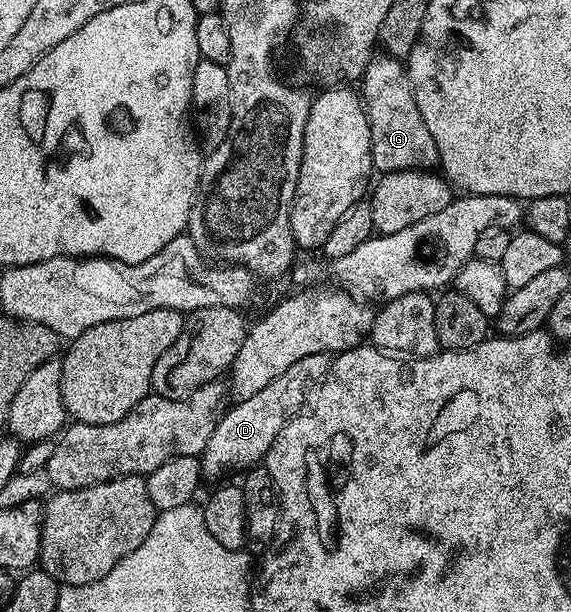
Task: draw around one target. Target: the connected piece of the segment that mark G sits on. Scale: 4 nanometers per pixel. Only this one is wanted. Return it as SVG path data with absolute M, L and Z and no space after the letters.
M387 56L373 57L362 79L362 101L370 124L373 171L381 175L403 170L432 170L440 161L434 136L418 112L412 85L403 61Z

